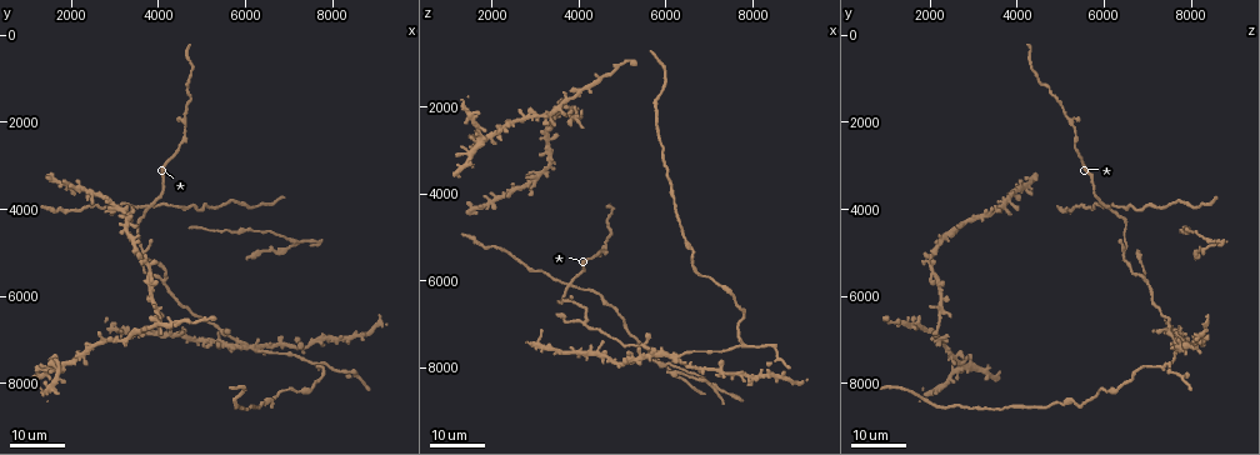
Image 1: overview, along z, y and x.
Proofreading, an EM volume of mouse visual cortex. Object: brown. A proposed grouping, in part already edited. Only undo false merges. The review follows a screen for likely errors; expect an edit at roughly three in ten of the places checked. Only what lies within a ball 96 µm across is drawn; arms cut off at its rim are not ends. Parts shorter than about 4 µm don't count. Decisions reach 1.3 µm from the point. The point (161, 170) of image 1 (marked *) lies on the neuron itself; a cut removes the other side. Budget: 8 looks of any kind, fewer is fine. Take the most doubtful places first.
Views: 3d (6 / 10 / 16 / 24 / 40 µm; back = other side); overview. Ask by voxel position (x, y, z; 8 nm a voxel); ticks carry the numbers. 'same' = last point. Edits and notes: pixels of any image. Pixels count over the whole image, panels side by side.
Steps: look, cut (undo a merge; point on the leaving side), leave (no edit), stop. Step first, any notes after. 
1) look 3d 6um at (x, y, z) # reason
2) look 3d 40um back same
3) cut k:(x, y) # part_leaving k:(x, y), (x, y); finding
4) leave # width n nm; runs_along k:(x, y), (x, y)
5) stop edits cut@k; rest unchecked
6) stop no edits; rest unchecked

look 3d 16um at (3700, 3900, 6050) # four-way junction

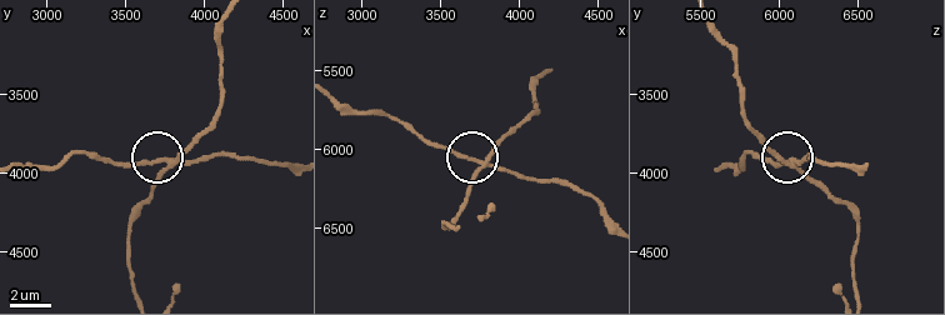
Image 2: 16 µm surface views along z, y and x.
look 3d 10um at (3720, 3920, 6080)

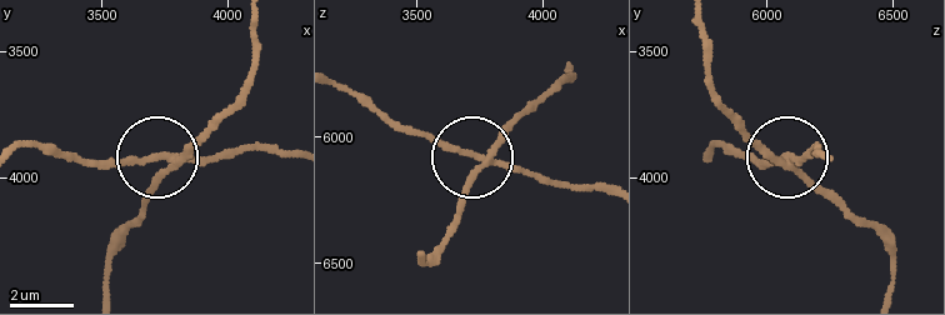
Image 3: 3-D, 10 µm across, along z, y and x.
cut 3:(124, 161) # part_leaving 3:(176, 159), (288, 151); a second neuron is stuck on

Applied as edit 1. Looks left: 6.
look 3d 24um at (7800, 7500, 7450) # three-way junction

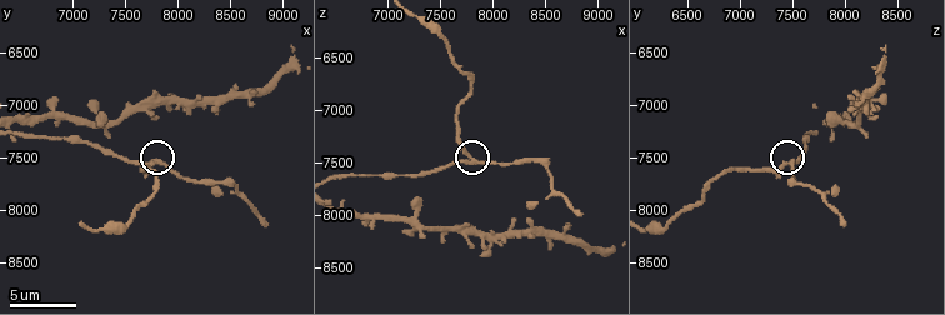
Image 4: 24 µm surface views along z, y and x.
look 3d 10um at (7780, 7580, 7440) # closer look

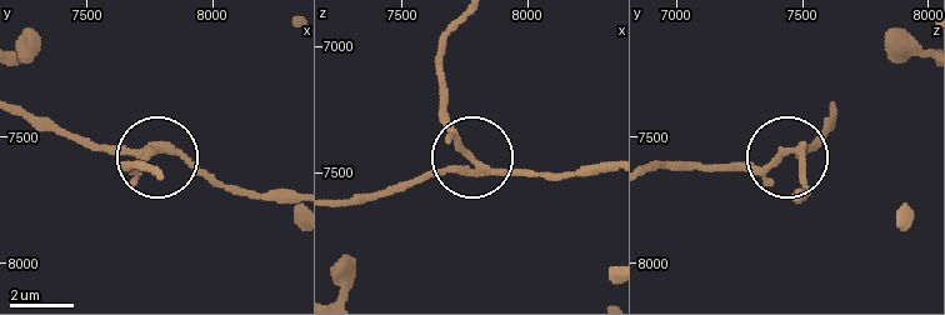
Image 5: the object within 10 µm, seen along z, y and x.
cut 5:(456, 134) # part_leaving 5:(479, 161), (441, 100), (441, 43), (450, 26); two neurons meet here

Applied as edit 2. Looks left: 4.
look overview

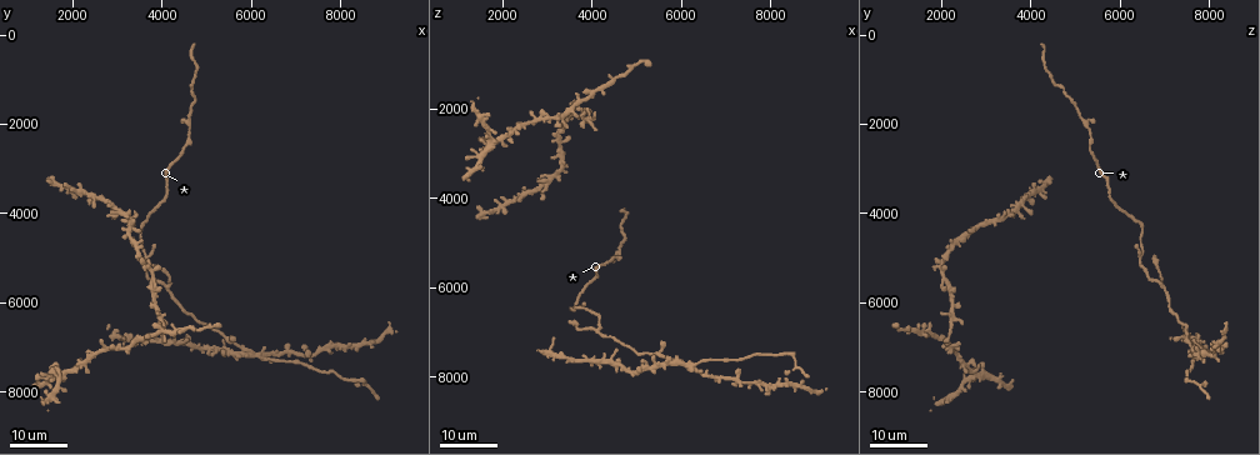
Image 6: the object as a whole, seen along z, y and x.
look 3d 16um at (4050, 5600, 7000) # three arms meet

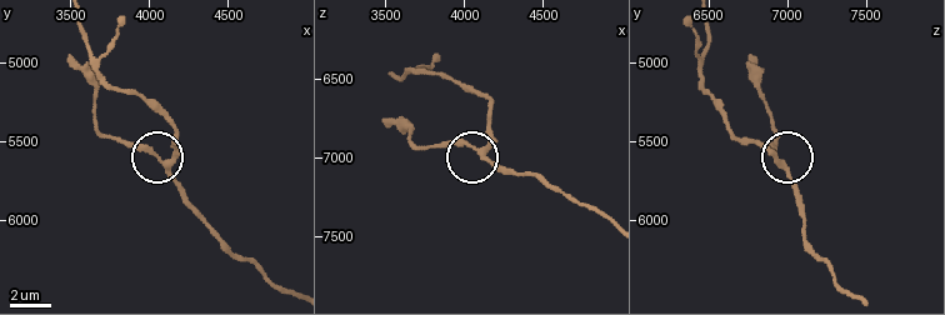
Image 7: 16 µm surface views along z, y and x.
look 3d 10um at (4060, 5600, 6960)

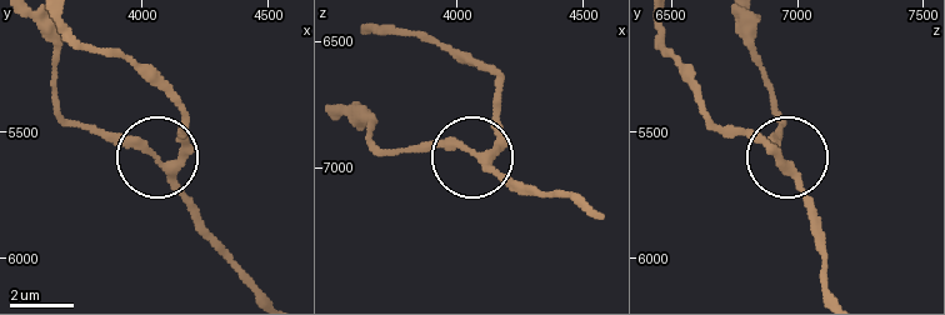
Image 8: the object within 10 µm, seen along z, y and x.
leave # width 220 nm; runs_along 8:(656, 26), (660, 45), (705, 115), (784, 163), (778, 118); one neuron here

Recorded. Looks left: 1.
stop edits cut@3, cut@5; rest unchecked

